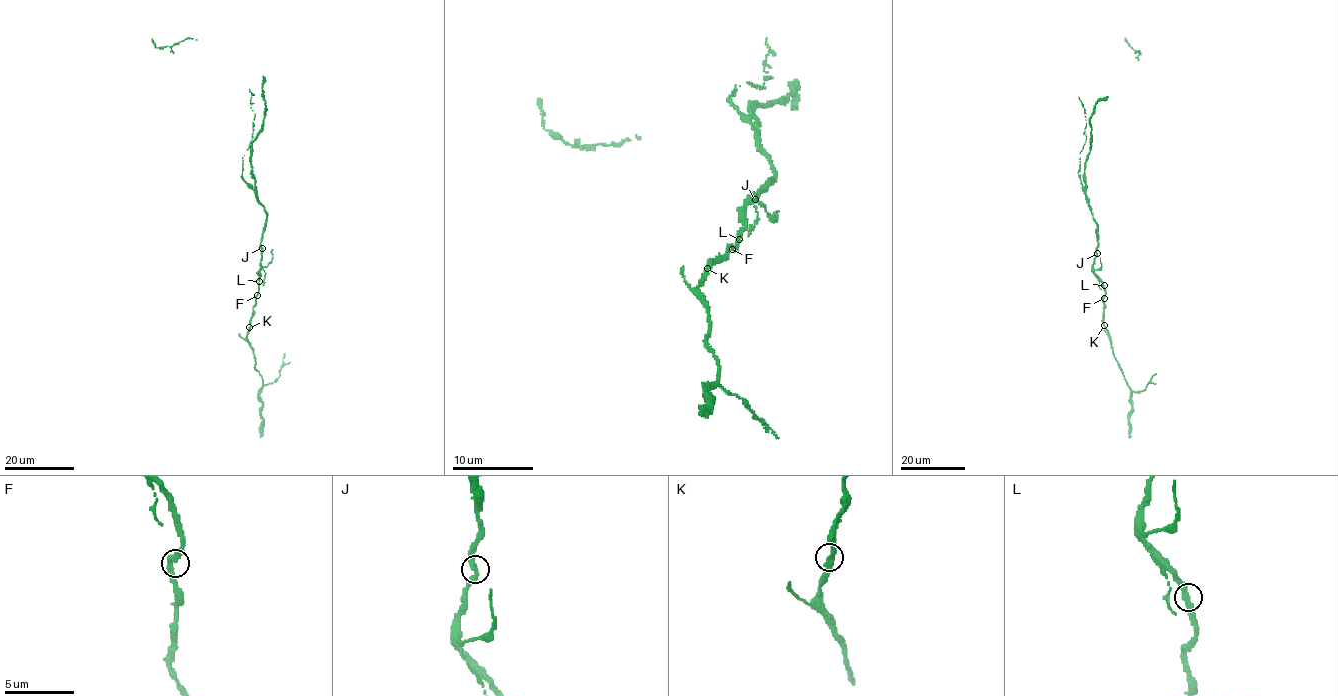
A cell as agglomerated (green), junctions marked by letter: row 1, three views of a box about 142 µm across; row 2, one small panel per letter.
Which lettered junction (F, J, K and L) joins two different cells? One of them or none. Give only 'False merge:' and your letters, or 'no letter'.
False merge: no letter

